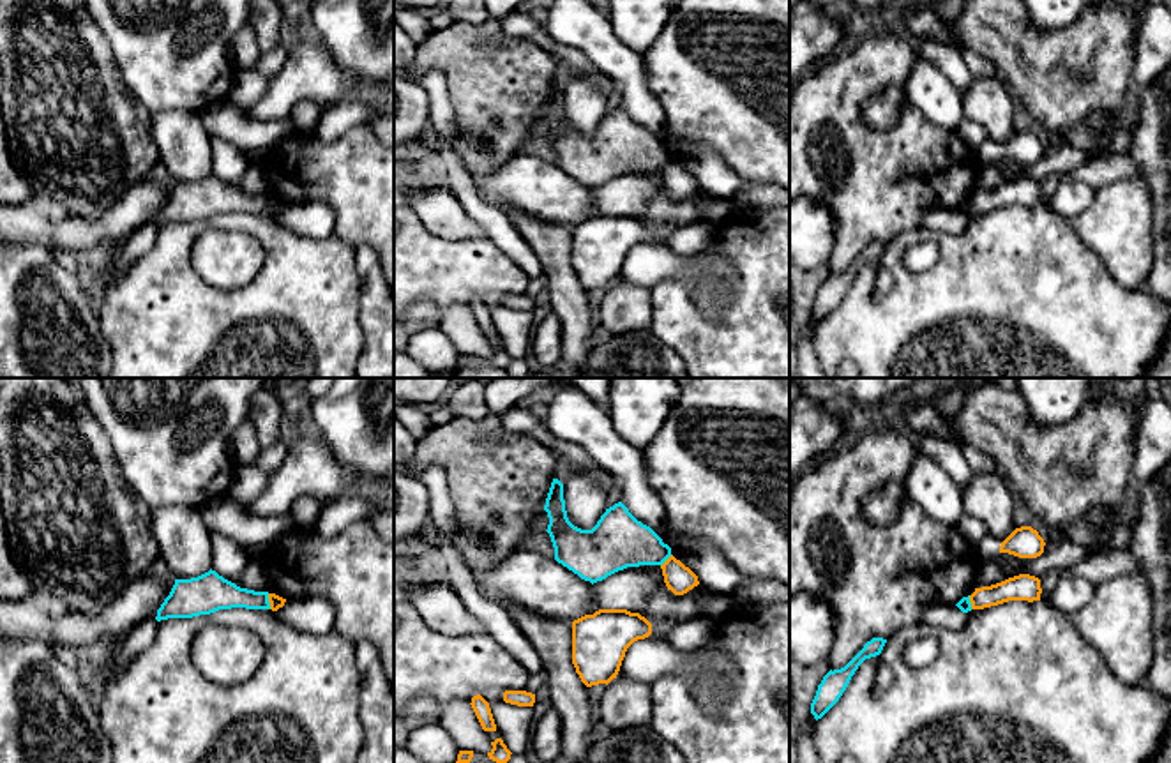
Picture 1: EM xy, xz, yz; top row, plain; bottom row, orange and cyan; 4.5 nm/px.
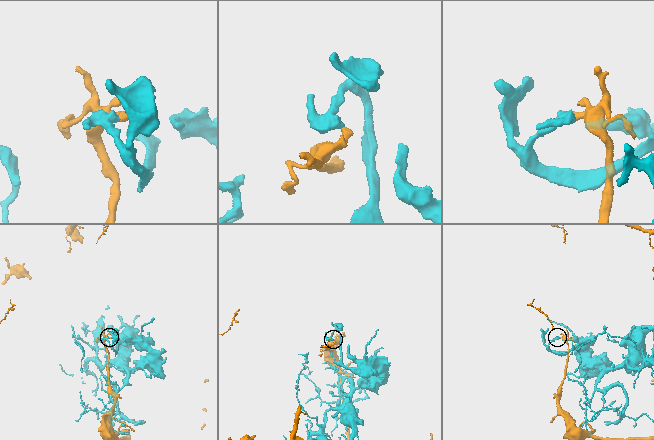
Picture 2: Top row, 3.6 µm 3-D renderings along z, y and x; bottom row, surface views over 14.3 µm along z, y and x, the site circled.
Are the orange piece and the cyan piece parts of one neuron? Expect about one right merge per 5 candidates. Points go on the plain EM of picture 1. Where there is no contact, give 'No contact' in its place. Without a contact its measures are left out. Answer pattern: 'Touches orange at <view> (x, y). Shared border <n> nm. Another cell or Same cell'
Touches orange at xy (269, 205). Shared border 70 nm. Another cell

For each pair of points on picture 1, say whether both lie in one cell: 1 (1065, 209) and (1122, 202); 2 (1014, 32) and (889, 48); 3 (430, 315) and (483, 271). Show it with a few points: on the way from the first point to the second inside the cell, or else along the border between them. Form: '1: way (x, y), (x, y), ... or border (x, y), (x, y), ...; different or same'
1: border (1095, 191), (1090, 205), (1071, 221); different
2: border (896, 25), (915, 46); different
3: border (412, 304), (430, 301), (440, 318); different

